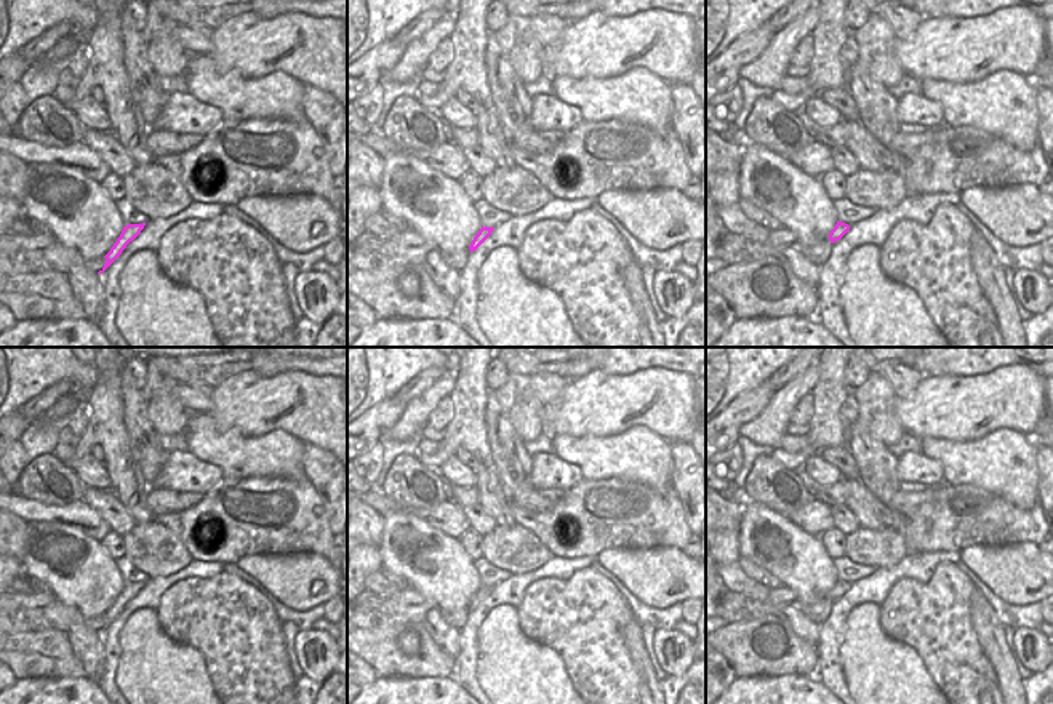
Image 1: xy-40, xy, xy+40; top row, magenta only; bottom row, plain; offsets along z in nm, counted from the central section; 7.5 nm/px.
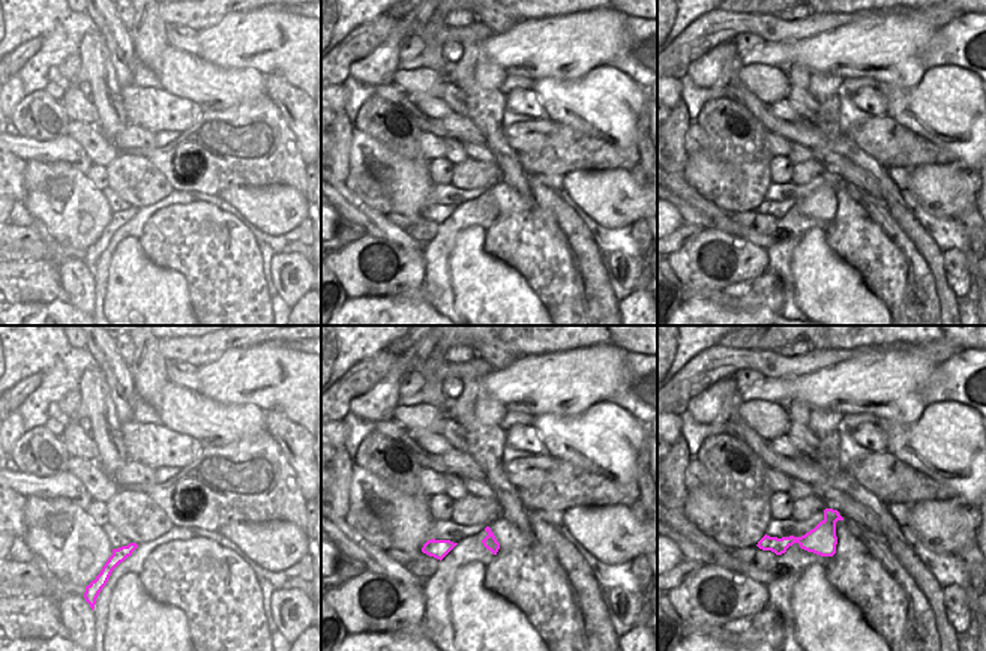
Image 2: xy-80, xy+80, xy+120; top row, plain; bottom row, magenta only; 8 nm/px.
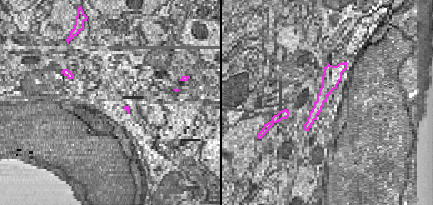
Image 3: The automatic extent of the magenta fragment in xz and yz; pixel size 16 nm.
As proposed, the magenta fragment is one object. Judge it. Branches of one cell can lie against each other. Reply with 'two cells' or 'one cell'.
one cell

